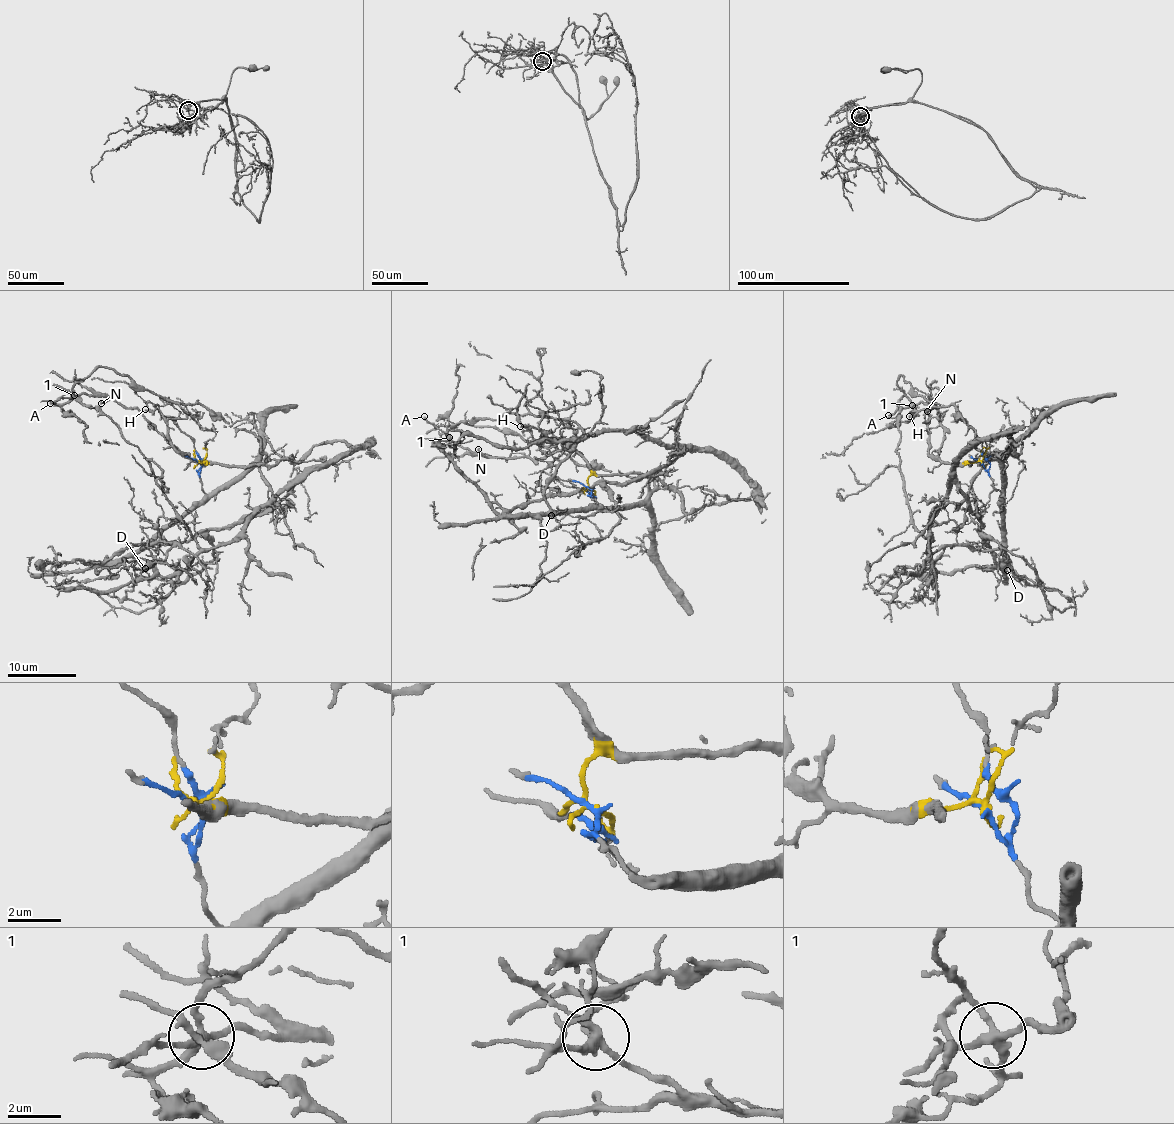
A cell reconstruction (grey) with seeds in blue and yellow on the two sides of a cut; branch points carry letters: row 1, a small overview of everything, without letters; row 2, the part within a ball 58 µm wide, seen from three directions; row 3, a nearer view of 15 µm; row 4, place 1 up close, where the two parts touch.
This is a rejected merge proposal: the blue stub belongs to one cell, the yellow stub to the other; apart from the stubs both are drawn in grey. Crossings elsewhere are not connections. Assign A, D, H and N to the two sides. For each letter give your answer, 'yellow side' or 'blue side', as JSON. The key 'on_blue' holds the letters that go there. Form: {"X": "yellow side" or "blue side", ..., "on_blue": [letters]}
{"A": "yellow side", "D": "blue side", "H": "yellow side", "N": "yellow side", "on_blue": ["D"]}

